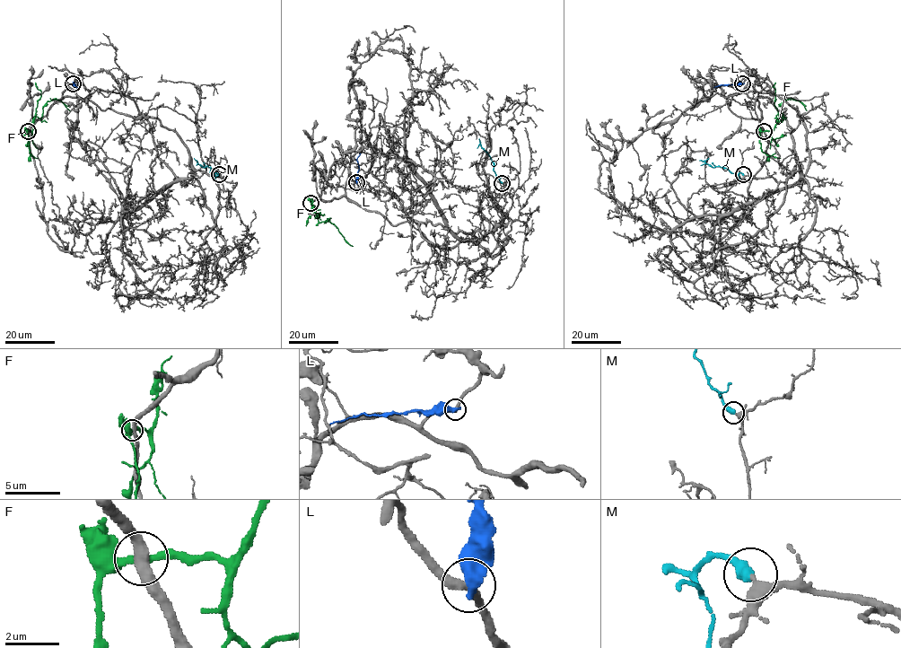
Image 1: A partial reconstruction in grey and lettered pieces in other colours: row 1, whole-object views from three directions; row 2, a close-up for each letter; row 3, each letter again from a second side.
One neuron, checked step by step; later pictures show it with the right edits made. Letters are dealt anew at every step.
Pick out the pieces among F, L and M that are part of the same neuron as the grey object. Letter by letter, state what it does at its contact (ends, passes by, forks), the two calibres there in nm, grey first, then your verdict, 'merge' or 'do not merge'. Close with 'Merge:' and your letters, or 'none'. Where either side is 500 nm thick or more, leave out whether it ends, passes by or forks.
F: it passes by | 380/240 nm | do not merge
L: 280/550 nm | do not merge
M: it ends | 240/480 nm | merge
Merge: M

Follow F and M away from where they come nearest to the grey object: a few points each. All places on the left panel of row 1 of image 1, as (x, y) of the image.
F: (28, 131), (32, 128), (32, 118), (40, 118), (44, 105), (51, 100), (60, 100), (69, 110)
M: (218, 174), (213, 174), (210, 168), (200, 166), (196, 160)

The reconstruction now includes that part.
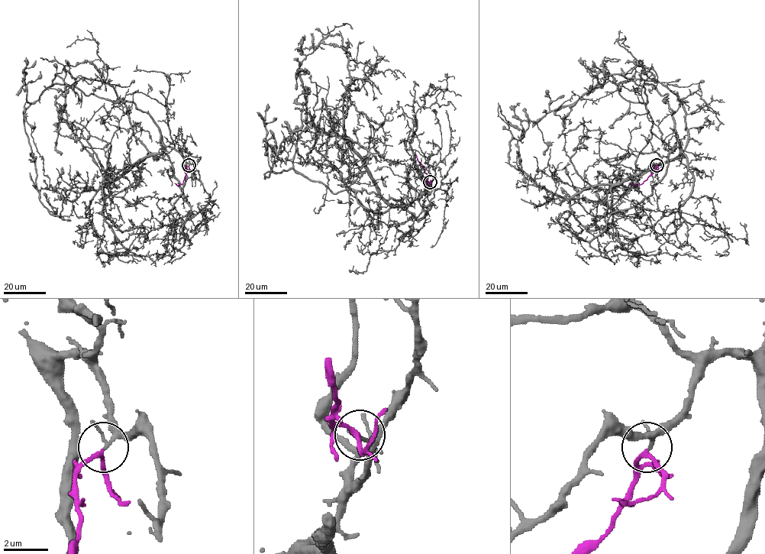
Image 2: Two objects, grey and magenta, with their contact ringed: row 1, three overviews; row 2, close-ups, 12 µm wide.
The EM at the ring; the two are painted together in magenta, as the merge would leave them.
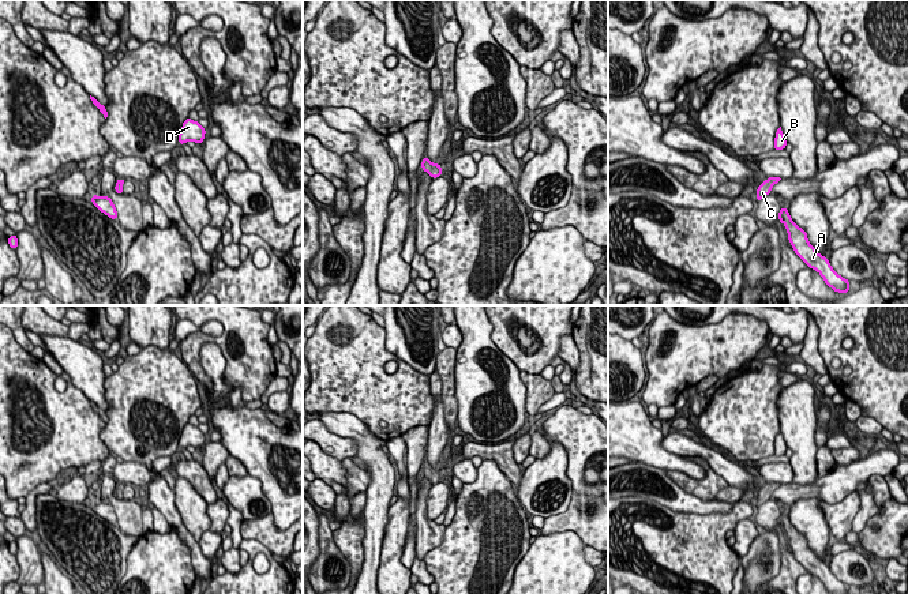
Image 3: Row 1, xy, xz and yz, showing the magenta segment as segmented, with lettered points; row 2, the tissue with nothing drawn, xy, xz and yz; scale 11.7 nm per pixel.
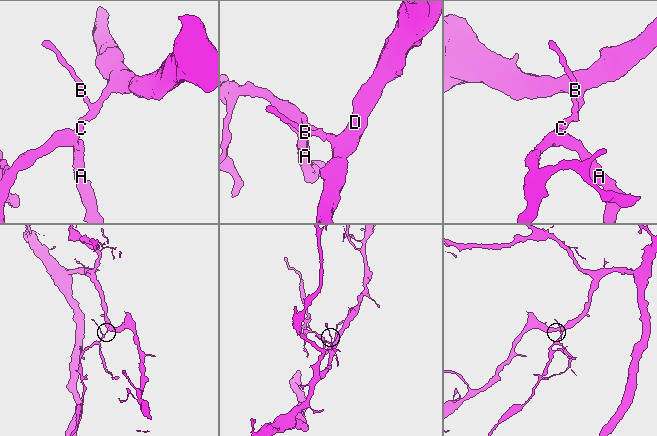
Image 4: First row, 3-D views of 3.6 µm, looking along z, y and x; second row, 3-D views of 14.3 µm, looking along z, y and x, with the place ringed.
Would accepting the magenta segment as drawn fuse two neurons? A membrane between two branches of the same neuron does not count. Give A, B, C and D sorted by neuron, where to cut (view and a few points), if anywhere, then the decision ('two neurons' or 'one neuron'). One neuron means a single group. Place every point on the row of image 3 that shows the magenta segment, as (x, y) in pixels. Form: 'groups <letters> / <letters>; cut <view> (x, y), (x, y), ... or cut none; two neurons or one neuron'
groups A B C D; cut none; one neuron

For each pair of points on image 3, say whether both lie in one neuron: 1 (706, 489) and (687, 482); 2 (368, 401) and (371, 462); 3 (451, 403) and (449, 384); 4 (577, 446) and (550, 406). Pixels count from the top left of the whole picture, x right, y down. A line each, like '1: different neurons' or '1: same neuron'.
1: same neuron
2: different neurons
3: same neuron
4: different neurons

